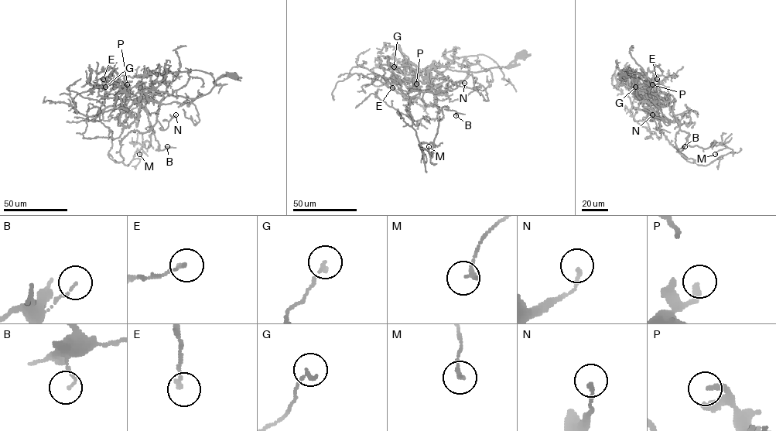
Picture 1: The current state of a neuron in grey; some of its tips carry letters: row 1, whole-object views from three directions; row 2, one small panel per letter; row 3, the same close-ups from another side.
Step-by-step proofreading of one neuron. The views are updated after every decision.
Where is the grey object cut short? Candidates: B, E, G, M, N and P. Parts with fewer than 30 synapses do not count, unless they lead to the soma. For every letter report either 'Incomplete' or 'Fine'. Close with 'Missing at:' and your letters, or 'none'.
B: Fine
E: Fine
G: Fine
M: Fine
N: Fine
P: Incomplete
Missing at: P

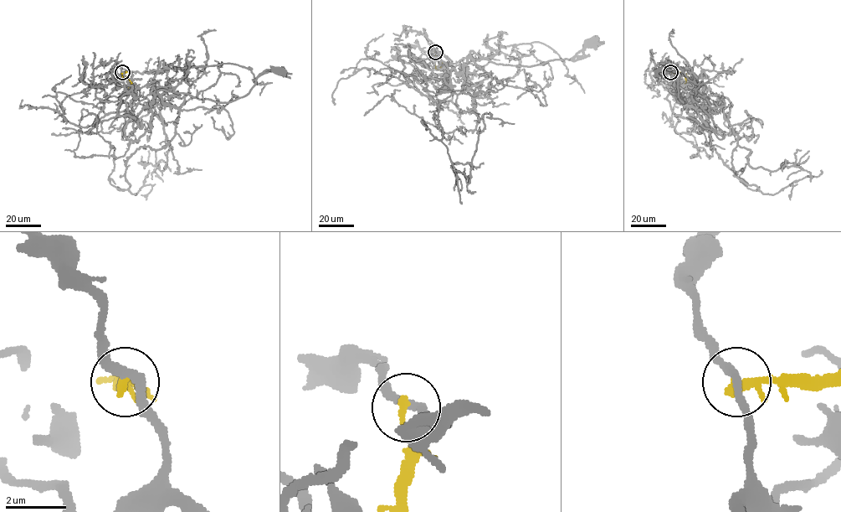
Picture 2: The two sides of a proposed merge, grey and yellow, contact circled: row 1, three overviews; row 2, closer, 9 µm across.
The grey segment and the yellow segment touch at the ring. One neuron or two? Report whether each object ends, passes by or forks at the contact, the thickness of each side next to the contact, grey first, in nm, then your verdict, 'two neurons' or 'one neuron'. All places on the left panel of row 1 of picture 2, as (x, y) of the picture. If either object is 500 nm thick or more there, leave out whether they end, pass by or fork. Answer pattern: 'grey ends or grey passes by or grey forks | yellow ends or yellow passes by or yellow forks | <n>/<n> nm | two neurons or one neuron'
grey passes by | yellow passes by | 280/170 nm | two neurons

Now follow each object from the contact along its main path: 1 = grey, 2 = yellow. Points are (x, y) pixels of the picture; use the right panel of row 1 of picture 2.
1: (670, 72), (677, 87), (690, 85), (684, 97), (677, 90), (684, 102), (678, 96), (678, 75), (661, 69)
2: (670, 72), (679, 71), (684, 74), (686, 79), (683, 87)

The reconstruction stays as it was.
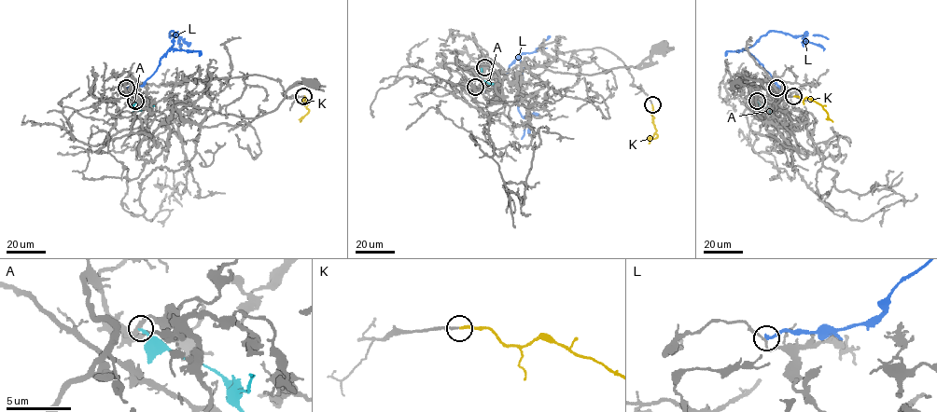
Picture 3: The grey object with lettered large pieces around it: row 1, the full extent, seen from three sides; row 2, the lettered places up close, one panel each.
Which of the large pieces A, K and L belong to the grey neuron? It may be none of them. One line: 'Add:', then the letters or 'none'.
Add: K

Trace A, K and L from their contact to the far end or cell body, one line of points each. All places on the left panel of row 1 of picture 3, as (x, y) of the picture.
A: (135, 101), (132, 105), (138, 110), (153, 105)
K: (303, 96), (308, 111), (300, 121)
L: (126, 88), (143, 85), (154, 73), (174, 44), (174, 33), (171, 31), (169, 36), (177, 33), (181, 50)

